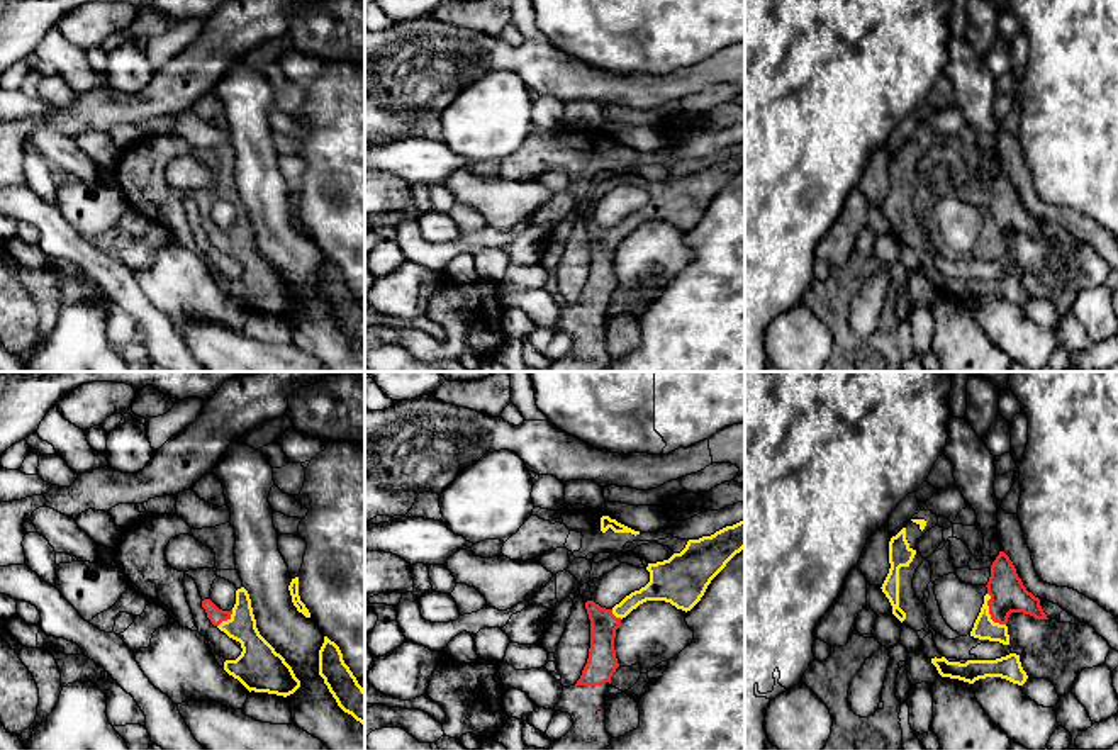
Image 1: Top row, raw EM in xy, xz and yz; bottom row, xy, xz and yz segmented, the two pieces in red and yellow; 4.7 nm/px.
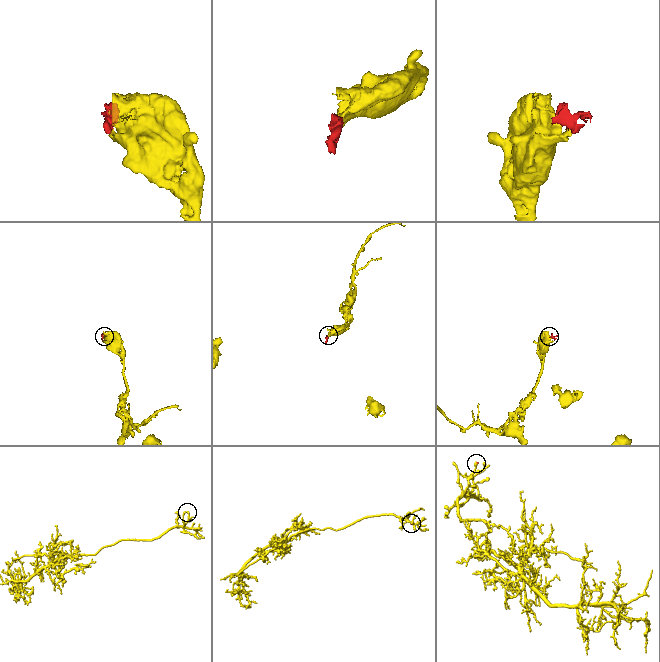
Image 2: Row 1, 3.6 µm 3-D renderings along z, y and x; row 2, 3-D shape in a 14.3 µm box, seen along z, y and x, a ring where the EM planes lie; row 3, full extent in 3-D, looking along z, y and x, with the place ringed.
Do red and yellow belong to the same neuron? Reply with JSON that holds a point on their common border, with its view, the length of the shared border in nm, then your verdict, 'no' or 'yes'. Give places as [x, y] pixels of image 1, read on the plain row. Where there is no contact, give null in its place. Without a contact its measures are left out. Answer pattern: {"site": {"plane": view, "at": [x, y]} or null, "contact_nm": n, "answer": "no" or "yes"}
{"site": {"plane": "yz", "at": [989, 233]}, "contact_nm": 180, "answer": "yes"}

